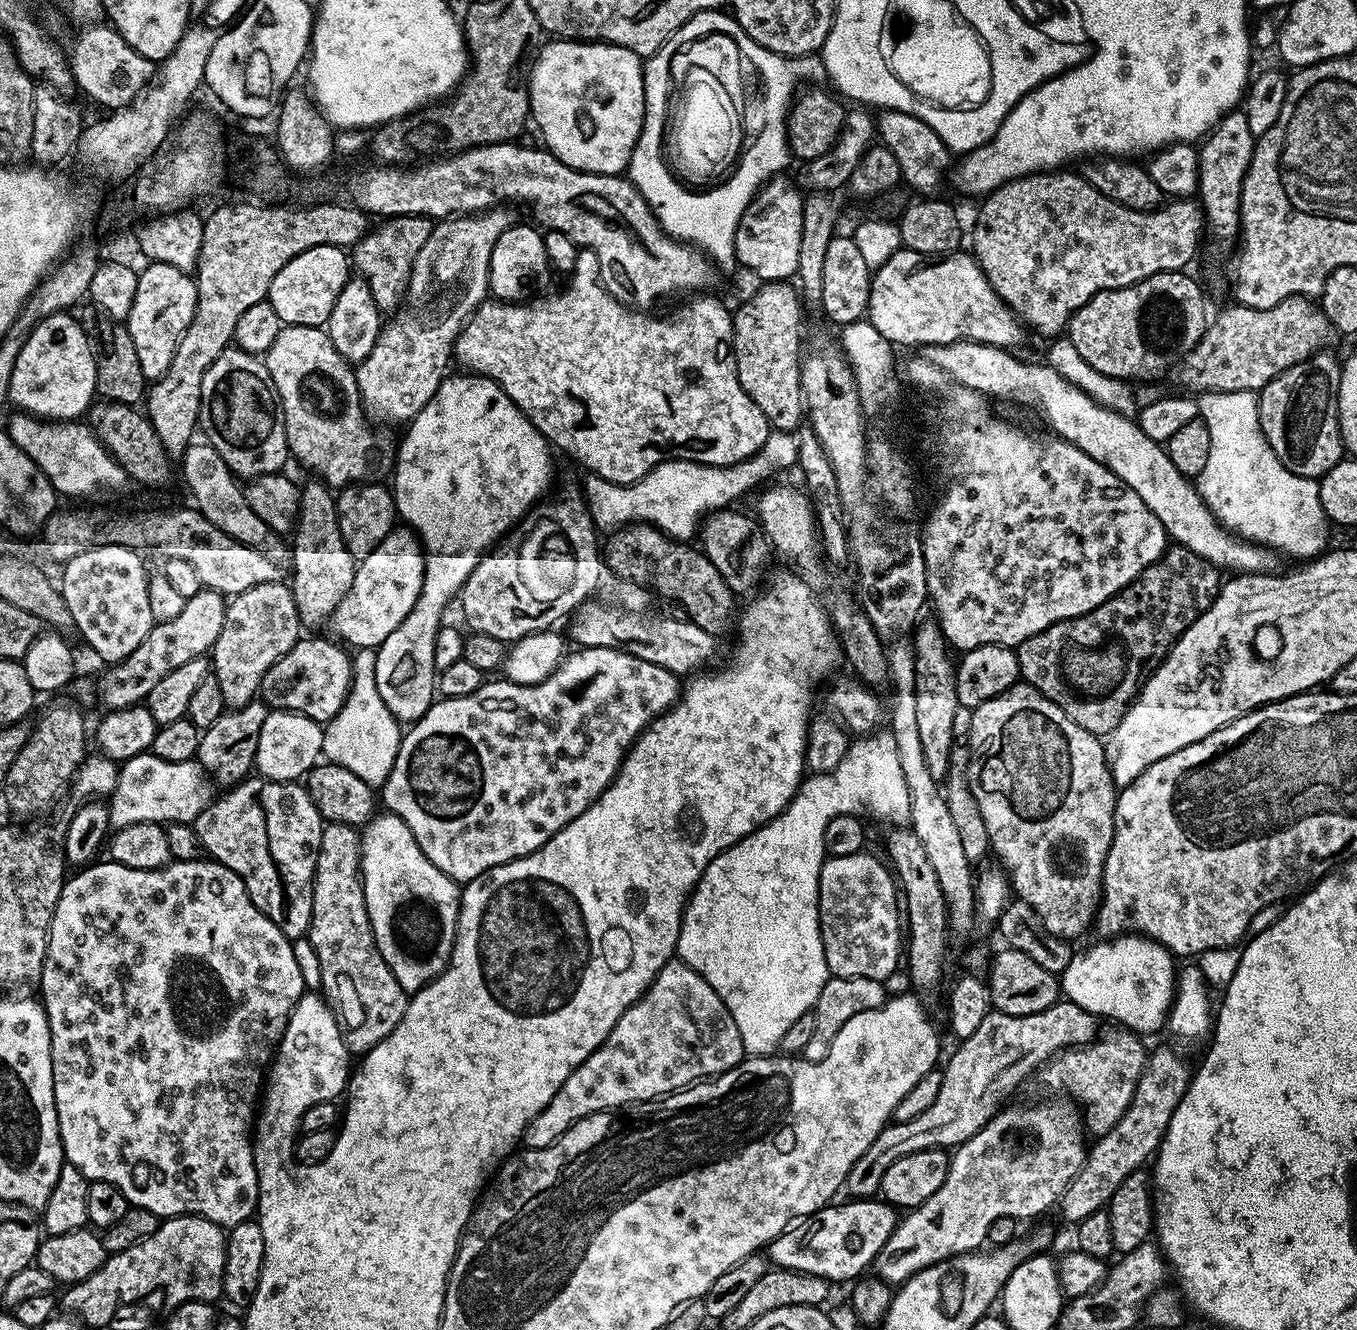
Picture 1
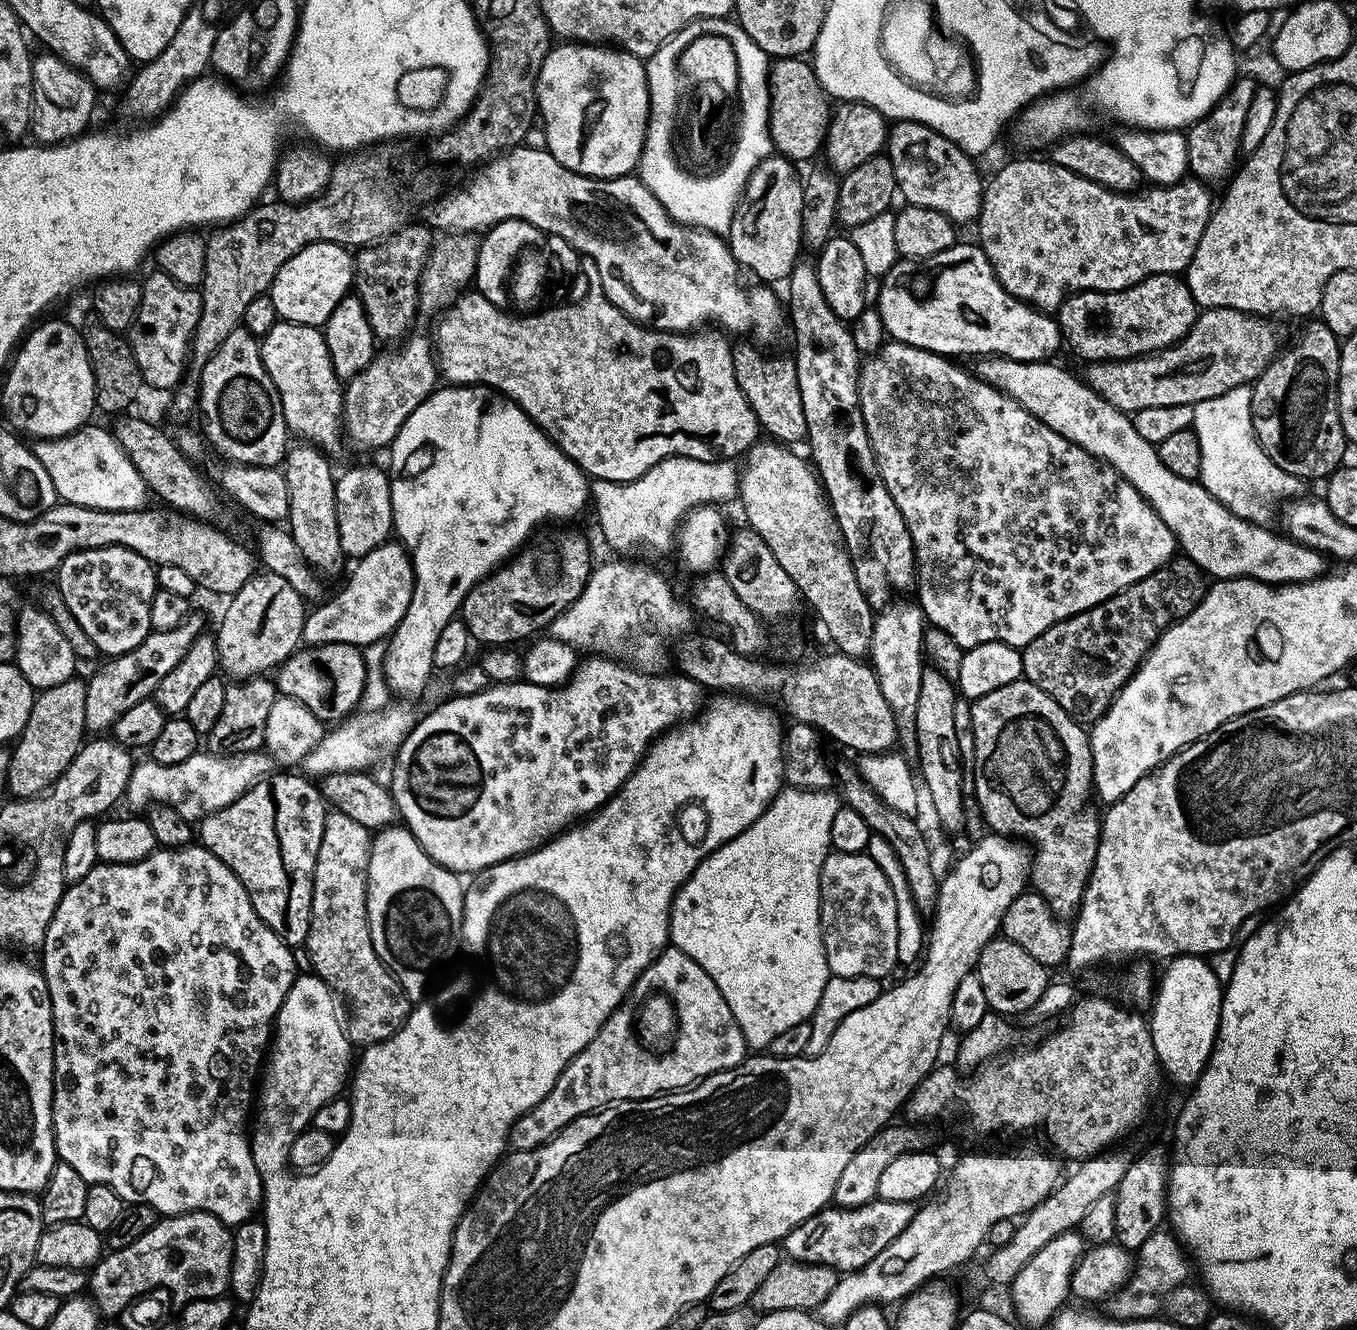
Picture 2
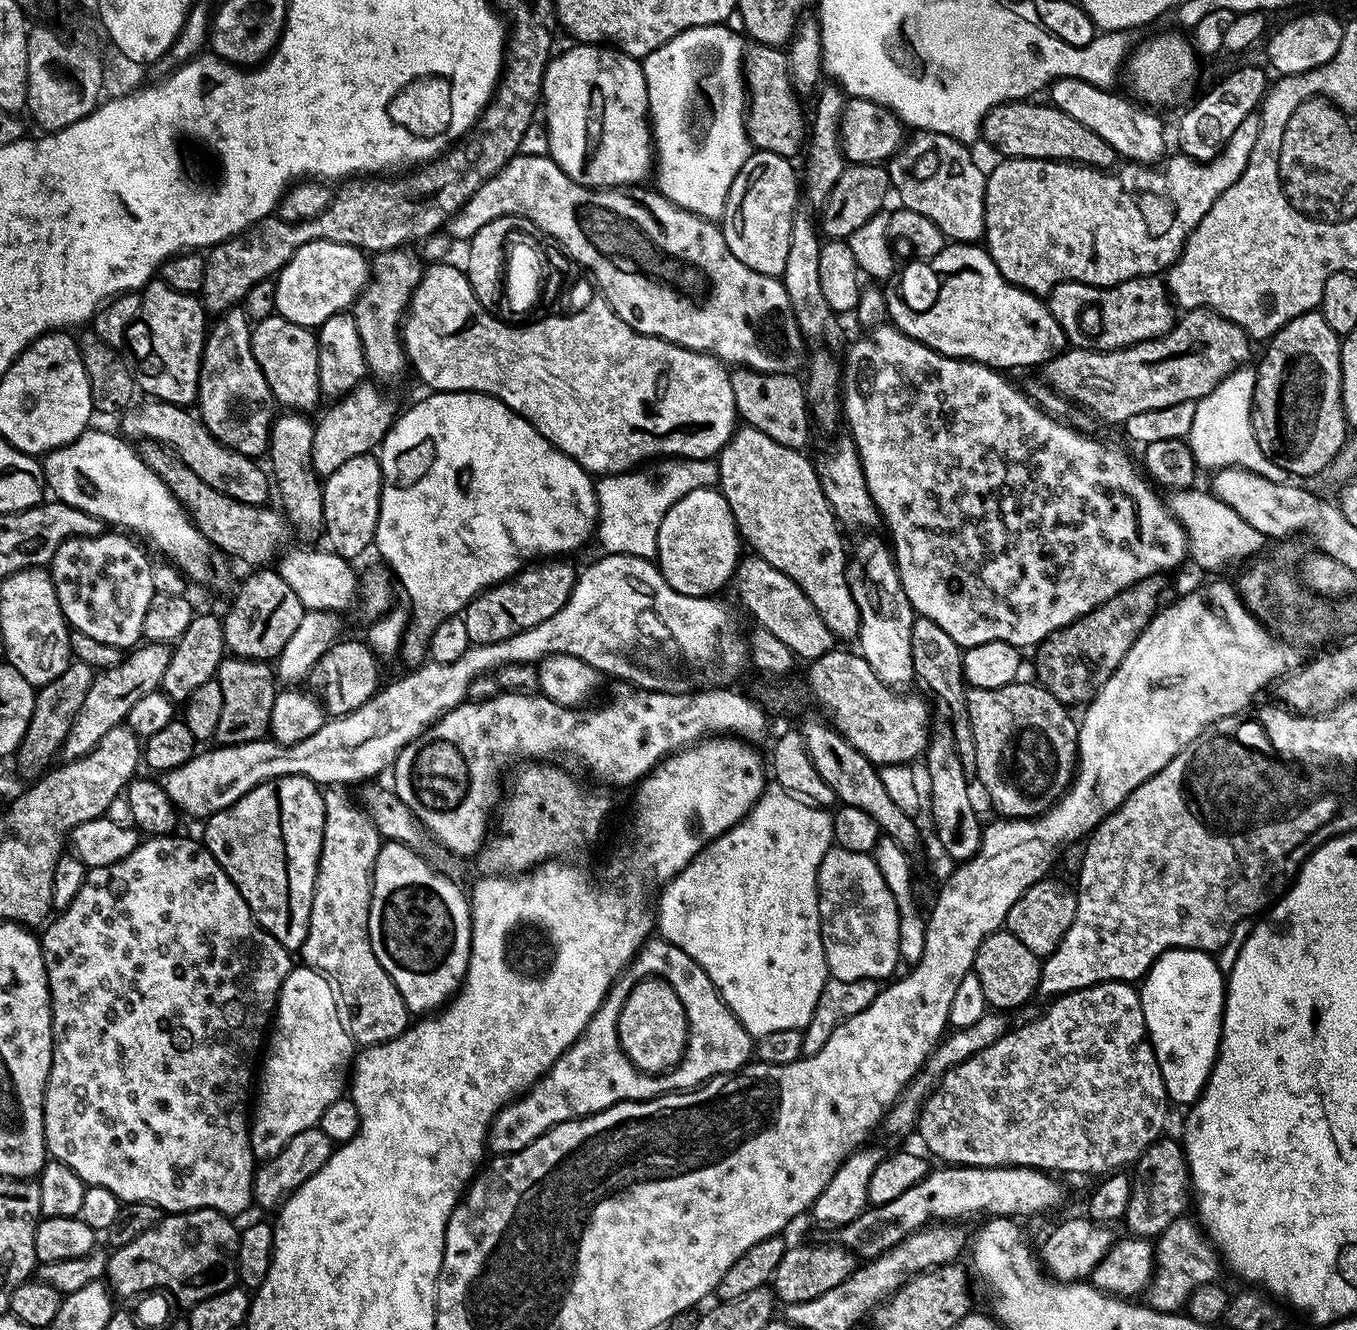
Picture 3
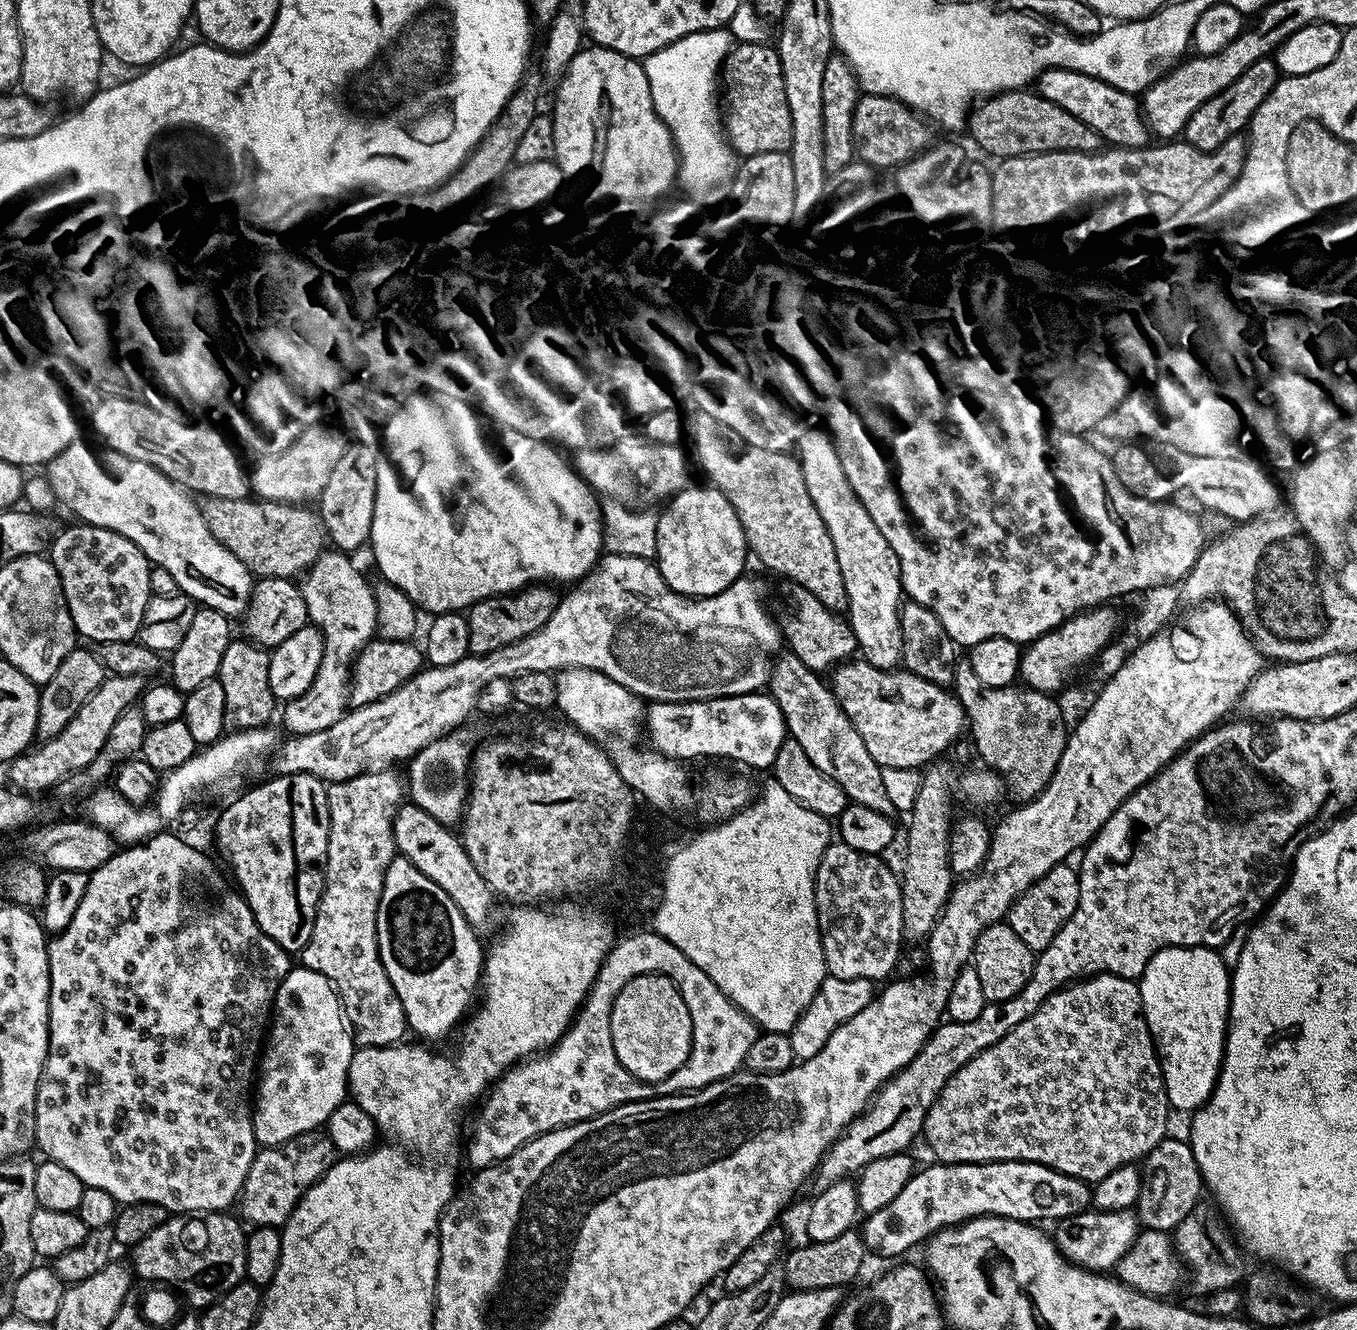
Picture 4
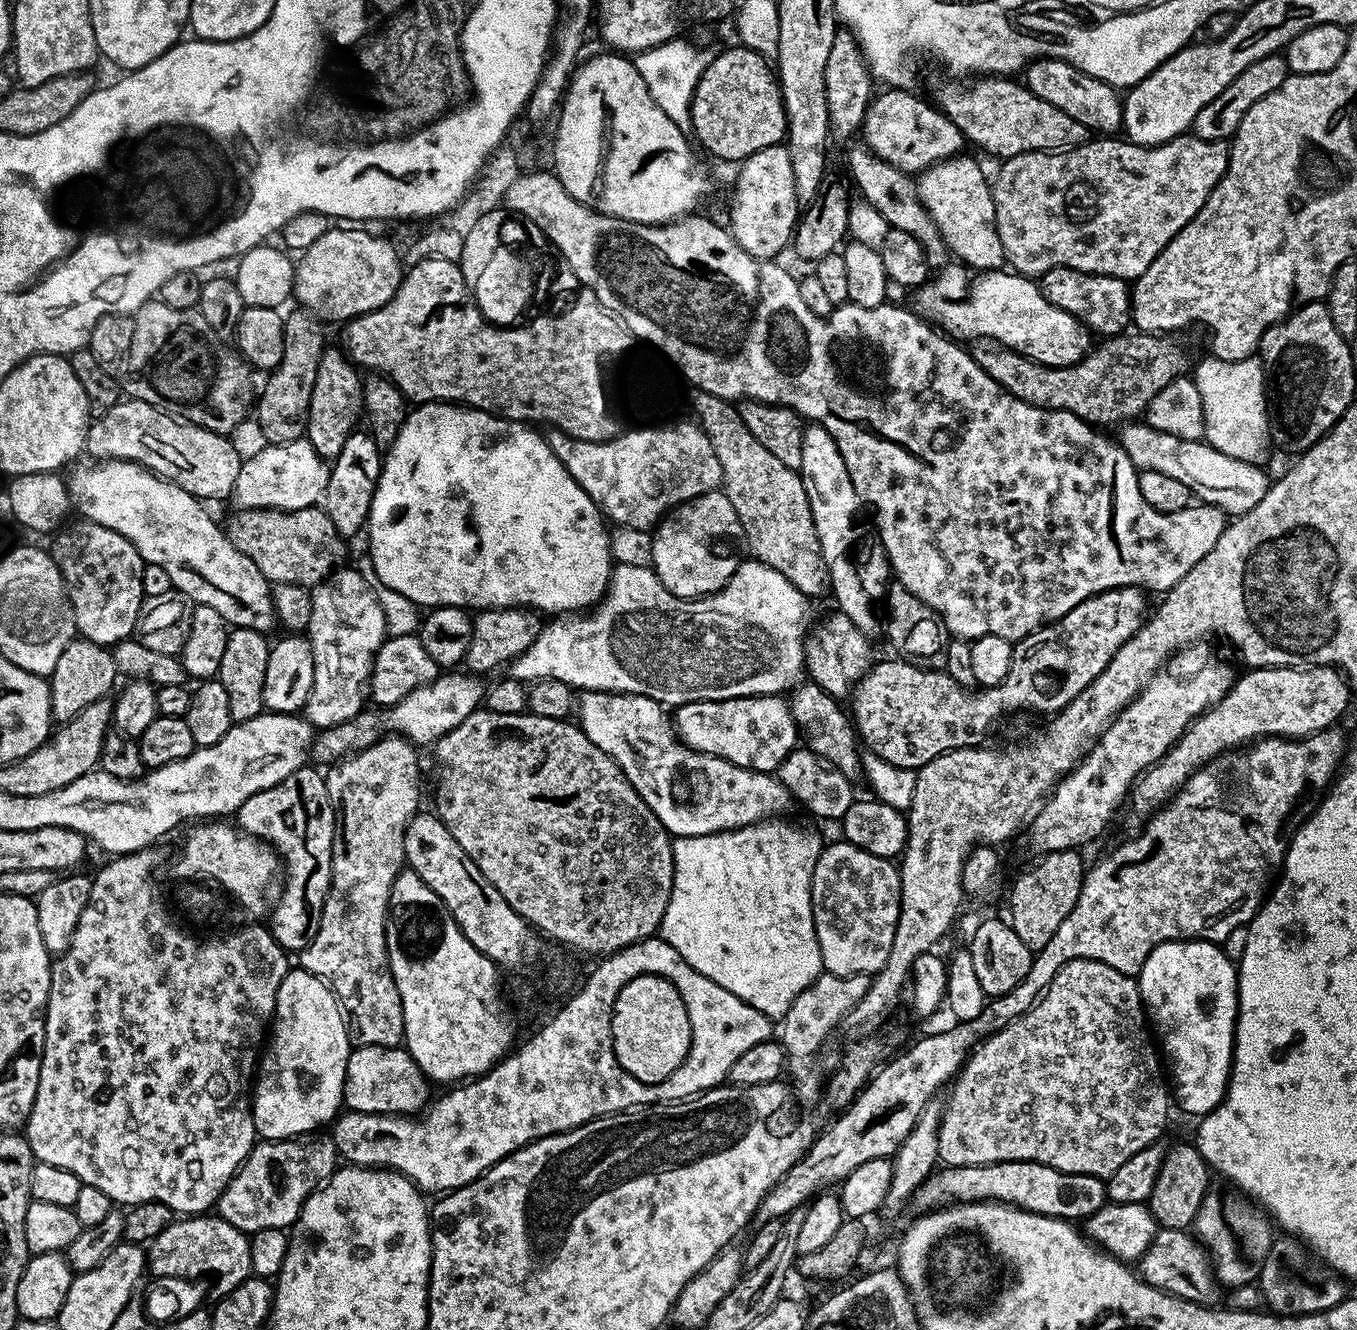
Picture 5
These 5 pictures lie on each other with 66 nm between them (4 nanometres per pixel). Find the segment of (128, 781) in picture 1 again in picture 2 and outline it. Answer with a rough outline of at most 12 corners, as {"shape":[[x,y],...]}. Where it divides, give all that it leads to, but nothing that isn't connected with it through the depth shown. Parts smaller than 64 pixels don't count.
{"shape":[[267,751],[186,762],[150,758],[130,774],[129,809],[153,802],[199,822],[274,764]]}

